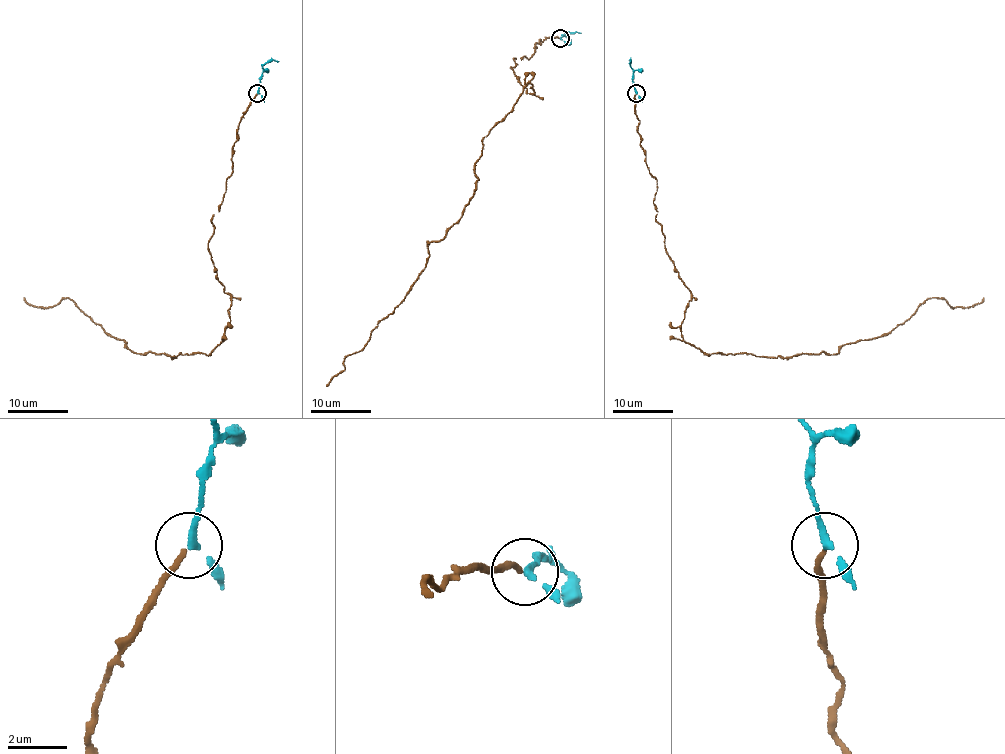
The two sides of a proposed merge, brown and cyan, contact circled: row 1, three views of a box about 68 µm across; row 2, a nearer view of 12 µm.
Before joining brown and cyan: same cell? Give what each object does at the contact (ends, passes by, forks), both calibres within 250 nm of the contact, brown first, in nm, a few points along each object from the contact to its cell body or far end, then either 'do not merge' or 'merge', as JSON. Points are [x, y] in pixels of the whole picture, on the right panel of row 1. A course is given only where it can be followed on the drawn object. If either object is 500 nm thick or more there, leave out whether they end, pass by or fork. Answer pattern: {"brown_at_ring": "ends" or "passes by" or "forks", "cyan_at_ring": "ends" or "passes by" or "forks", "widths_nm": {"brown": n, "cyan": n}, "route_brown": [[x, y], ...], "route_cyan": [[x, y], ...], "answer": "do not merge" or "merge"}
{"brown_at_ring": "ends", "cyan_at_ring": "passes by", "widths_nm": {"brown": 160, "cyan": 180}, "route_brown": [[635, 94], [655, 218], [691, 292], [681, 336], [705, 353], [836, 354], [928, 298], [983, 297]], "route_cyan": [[635, 92], [631, 62]], "answer": "merge"}

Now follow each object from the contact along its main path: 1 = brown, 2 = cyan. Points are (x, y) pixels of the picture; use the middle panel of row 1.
1: (559, 38), (514, 57), (534, 91), (528, 83), (484, 137), (463, 216), (327, 385)
2: (559, 38), (565, 33), (580, 33)

